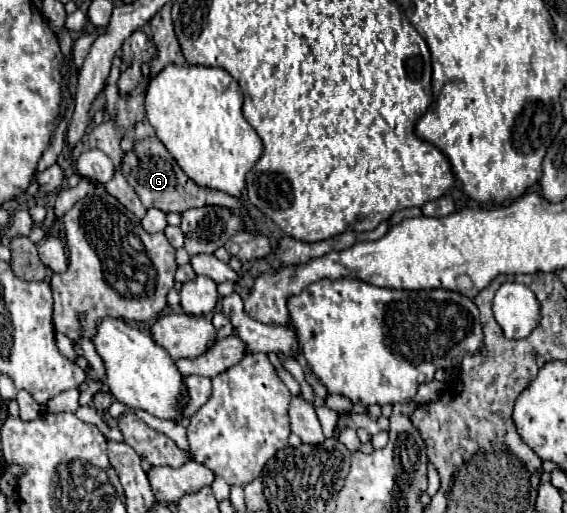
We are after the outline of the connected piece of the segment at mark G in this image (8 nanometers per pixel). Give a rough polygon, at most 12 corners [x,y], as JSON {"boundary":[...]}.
{"boundary":[[148,121],[134,127],[122,173],[146,209],[240,203],[196,185]]}

